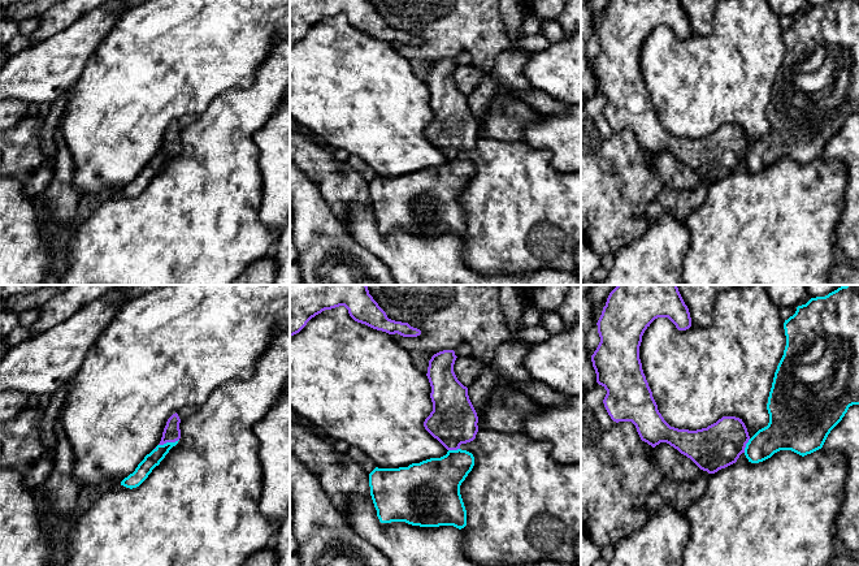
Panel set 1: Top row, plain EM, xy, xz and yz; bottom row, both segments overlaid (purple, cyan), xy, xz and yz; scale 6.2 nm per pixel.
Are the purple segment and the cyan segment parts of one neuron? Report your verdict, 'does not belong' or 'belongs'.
belongs

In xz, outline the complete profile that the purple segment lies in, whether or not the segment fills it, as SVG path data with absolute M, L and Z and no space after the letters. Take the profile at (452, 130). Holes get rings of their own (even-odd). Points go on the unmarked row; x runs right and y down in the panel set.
M454 59L431 65L428 87L433 120L425 138L448 160L408 176L378 177L369 182L370 204L381 232L405 230L420 236L467 234L460 194L474 174L474 165L460 154L478 141L478 125L468 96L454 81Z

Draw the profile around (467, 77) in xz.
M473 64L459 65L454 73L454 81L457 88L468 96L480 85L485 75L486 72Z

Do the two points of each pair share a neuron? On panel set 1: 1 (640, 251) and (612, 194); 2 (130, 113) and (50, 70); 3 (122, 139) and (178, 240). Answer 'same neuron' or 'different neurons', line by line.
1: different neurons
2: different neurons
3: different neurons

